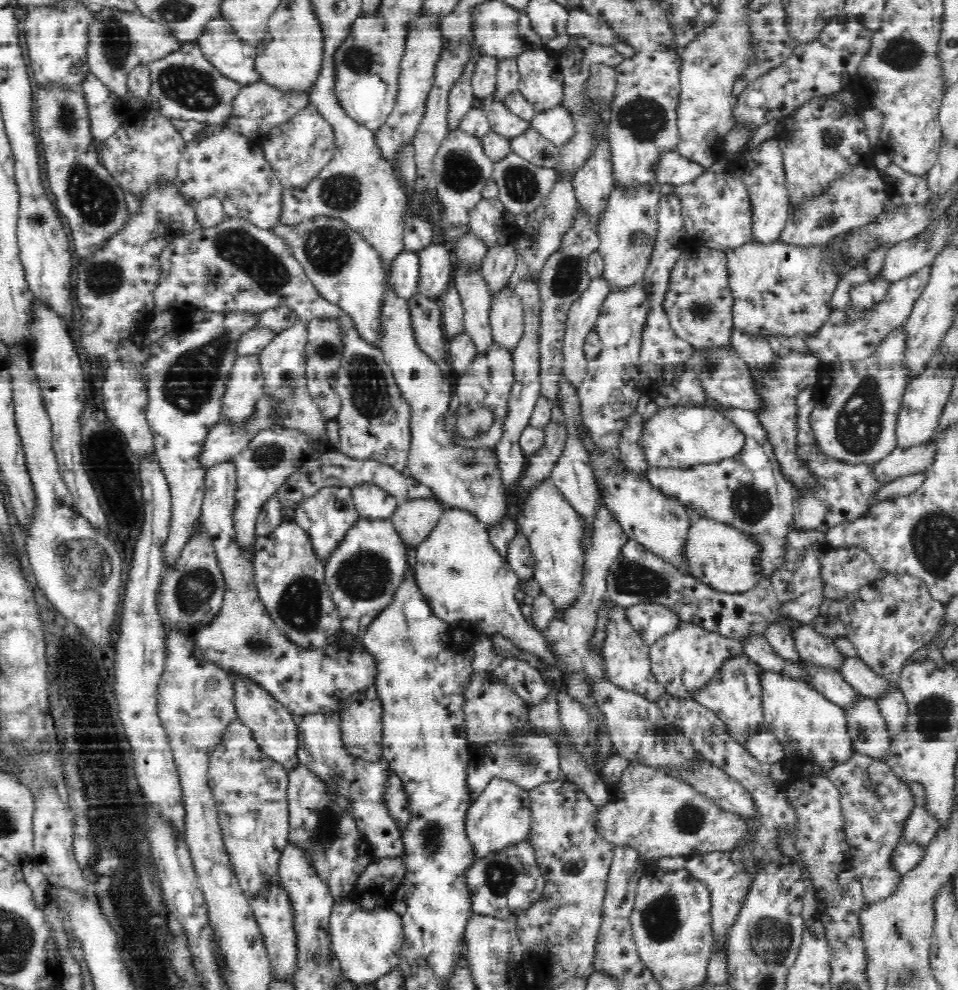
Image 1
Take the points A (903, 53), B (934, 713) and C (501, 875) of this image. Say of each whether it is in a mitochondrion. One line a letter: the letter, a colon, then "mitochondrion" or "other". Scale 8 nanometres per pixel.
A: mitochondrion
B: mitochondrion
C: mitochondrion

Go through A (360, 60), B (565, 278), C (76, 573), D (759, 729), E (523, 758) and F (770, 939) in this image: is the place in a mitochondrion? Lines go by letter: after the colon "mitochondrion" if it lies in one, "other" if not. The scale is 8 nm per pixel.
A: mitochondrion
B: mitochondrion
C: mitochondrion
D: other
E: mitochondrion
F: mitochondrion

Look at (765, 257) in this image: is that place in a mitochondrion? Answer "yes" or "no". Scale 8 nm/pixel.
no

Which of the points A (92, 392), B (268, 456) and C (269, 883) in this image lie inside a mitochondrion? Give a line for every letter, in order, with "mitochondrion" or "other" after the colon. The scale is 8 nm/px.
A: other
B: mitochondrion
C: other

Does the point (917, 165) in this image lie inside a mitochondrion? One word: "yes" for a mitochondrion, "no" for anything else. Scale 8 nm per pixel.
no

